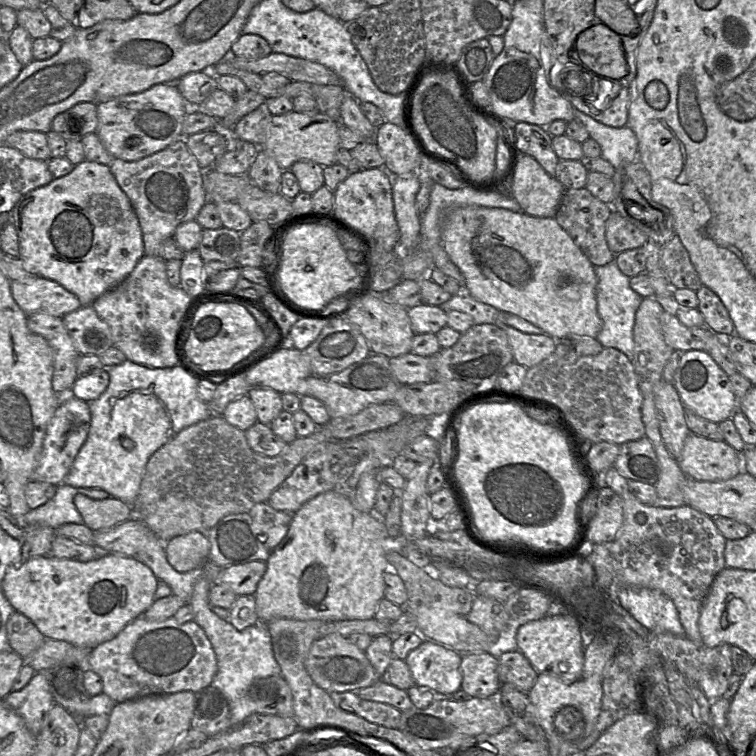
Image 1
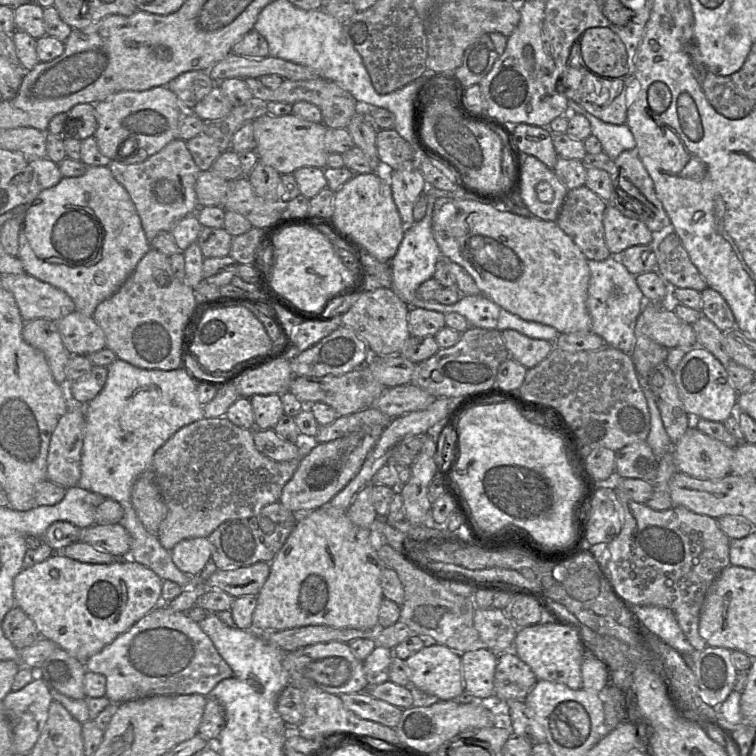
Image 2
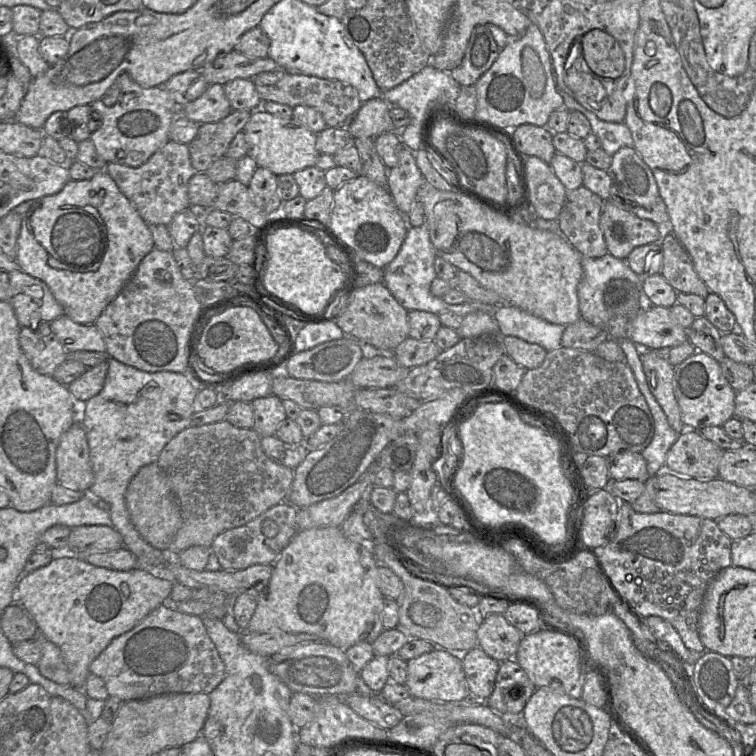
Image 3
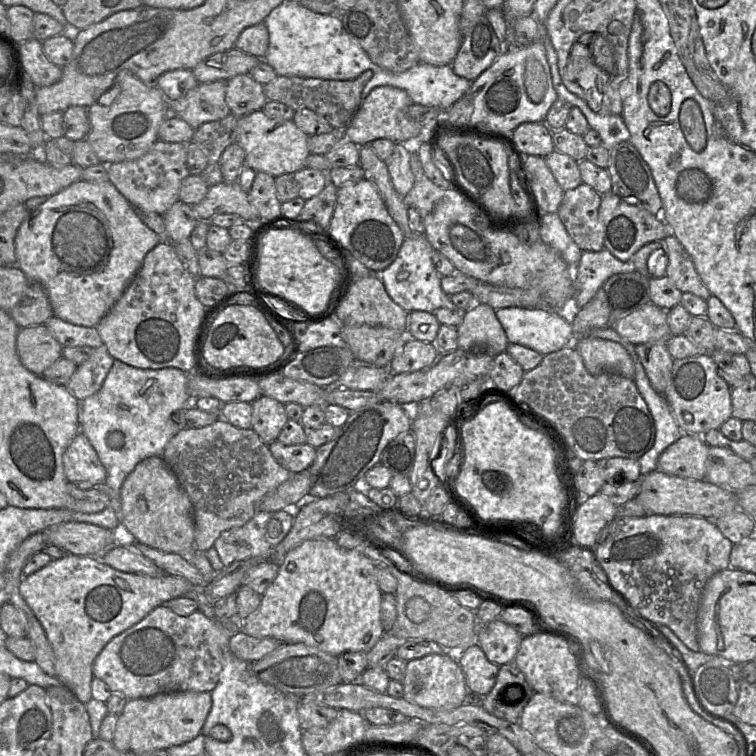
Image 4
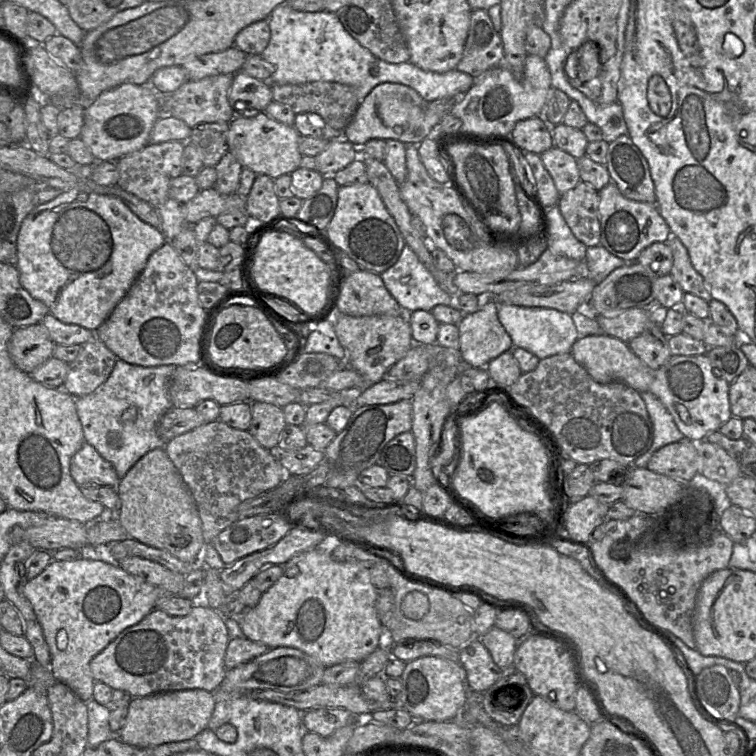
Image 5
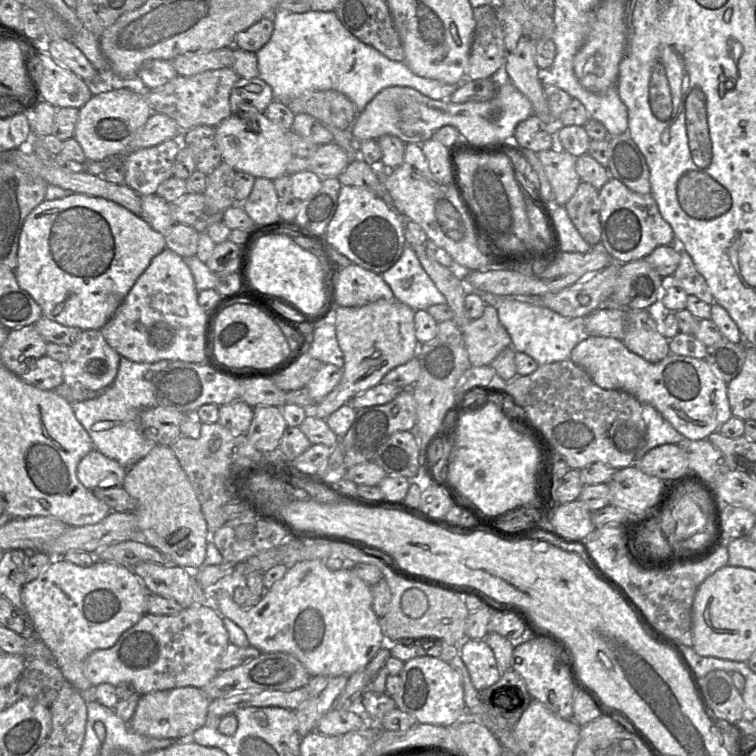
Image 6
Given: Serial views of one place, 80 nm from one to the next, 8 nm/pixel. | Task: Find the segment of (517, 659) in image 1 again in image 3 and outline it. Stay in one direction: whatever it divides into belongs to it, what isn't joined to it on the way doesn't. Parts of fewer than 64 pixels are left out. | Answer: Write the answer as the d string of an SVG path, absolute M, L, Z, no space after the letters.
M514 658L509 659L500 662L494 691L487 699L487 705L513 725L526 727L523 710L535 690L526 671Z

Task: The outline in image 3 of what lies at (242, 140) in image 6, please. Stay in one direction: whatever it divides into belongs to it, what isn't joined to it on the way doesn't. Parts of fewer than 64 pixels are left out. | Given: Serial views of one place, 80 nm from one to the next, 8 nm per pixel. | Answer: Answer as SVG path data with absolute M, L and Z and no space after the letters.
M259 108L252 112L243 132L248 144L248 155L256 161L258 167L268 169L276 176L293 175L316 165L319 156L316 149L317 134L294 119L283 119Z

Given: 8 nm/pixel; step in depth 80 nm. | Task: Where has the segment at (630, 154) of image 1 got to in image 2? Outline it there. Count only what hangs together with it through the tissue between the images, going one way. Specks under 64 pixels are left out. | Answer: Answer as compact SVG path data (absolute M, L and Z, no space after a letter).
M568 98L567 102L570 113L581 114L587 118L590 122L591 134L599 139L602 151L610 159L615 161L623 151L635 151L635 139L625 123L620 125L606 123L587 112L573 100Z

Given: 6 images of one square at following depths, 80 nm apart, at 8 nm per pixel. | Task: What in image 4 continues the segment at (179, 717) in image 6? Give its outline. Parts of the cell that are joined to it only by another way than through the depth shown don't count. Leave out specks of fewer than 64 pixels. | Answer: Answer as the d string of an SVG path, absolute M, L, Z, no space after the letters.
M168 692L147 698L130 699L118 715L111 742L123 752L144 754L167 750L193 740L205 723L212 706L209 692Z

